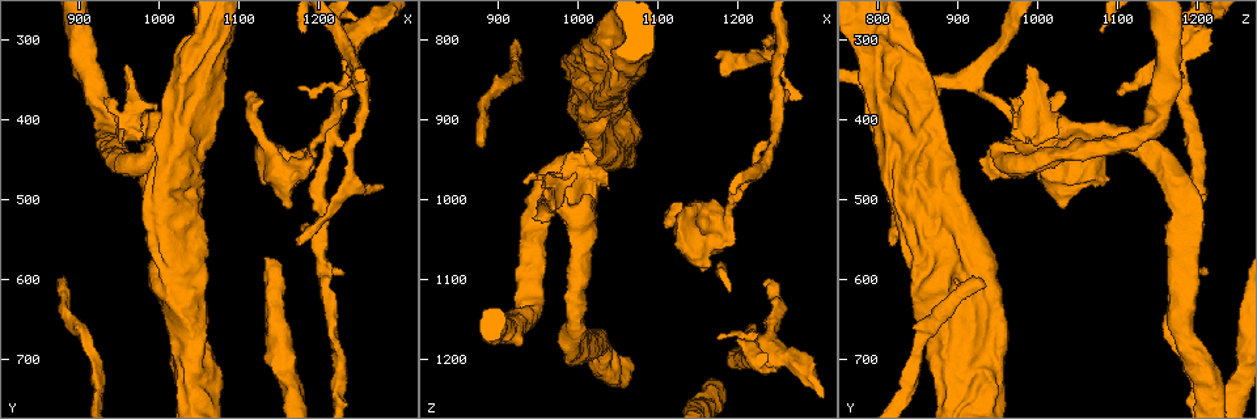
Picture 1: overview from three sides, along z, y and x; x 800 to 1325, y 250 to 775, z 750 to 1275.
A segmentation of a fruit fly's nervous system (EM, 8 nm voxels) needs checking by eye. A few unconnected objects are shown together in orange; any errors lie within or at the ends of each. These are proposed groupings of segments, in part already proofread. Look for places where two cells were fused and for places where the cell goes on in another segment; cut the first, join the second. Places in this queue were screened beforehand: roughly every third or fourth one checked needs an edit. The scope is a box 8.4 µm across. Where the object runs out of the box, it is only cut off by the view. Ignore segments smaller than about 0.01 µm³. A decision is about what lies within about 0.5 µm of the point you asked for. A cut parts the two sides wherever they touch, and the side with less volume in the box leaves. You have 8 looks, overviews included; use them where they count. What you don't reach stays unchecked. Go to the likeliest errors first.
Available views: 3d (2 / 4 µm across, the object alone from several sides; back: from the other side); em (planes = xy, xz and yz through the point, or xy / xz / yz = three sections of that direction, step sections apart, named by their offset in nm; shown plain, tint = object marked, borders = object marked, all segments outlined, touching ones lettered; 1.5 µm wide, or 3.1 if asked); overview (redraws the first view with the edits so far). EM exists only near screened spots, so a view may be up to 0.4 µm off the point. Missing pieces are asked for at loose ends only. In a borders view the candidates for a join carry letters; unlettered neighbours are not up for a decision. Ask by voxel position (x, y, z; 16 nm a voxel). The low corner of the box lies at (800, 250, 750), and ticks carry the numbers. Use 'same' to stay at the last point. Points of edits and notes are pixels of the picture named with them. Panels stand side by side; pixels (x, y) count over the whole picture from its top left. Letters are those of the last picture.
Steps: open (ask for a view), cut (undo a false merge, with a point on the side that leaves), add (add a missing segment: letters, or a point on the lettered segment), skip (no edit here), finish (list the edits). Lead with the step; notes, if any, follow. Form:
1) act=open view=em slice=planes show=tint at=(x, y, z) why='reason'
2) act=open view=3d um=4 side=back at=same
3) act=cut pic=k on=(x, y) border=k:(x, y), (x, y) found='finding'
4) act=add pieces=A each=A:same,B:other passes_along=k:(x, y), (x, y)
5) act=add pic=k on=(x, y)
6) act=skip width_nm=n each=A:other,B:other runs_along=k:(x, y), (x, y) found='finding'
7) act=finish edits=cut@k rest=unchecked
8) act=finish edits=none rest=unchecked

act=open view=3d um=4 at=(875, 610, 935) why='free end'

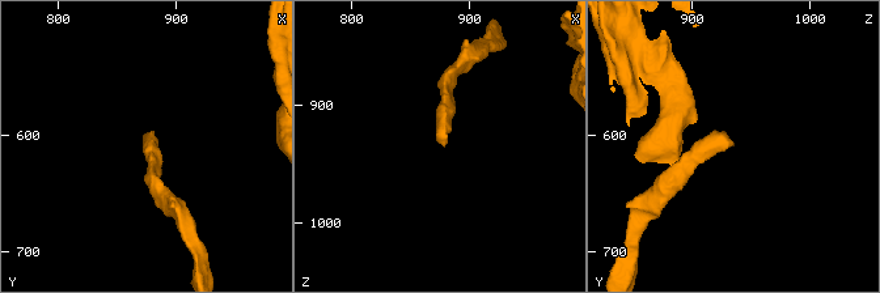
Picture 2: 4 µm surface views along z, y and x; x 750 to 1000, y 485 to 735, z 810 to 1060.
act=open view=em slice=planes show=borders at=(878, 606, 932)

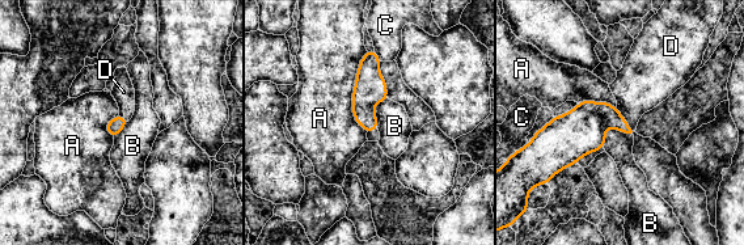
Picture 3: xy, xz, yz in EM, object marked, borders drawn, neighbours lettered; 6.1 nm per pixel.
act=add pieces=D each=A:other,B:other,C:other,D:same passes_along=3:(586, 125), (625, 119), (642, 83) found='it goes on there'

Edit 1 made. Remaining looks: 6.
act=open view=em slice=planes show=borders at=(1235, 365, 1095) why='an open end'

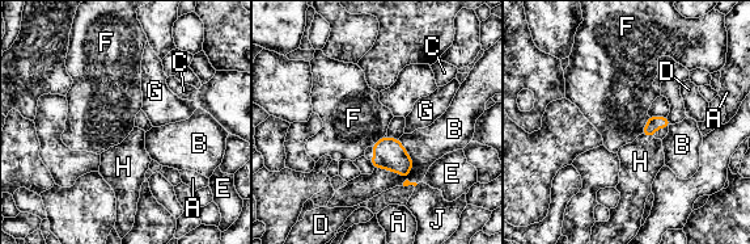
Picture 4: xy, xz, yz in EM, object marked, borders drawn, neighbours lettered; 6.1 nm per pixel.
act=add pieces=H each=A:other,B:other,C:other,D:other,E:other,F:other,G:other,H:same,J:other passes_along=4:(653, 123), (647, 135), (640, 162) found='the cell continues'

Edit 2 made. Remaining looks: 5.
act=open view=overview

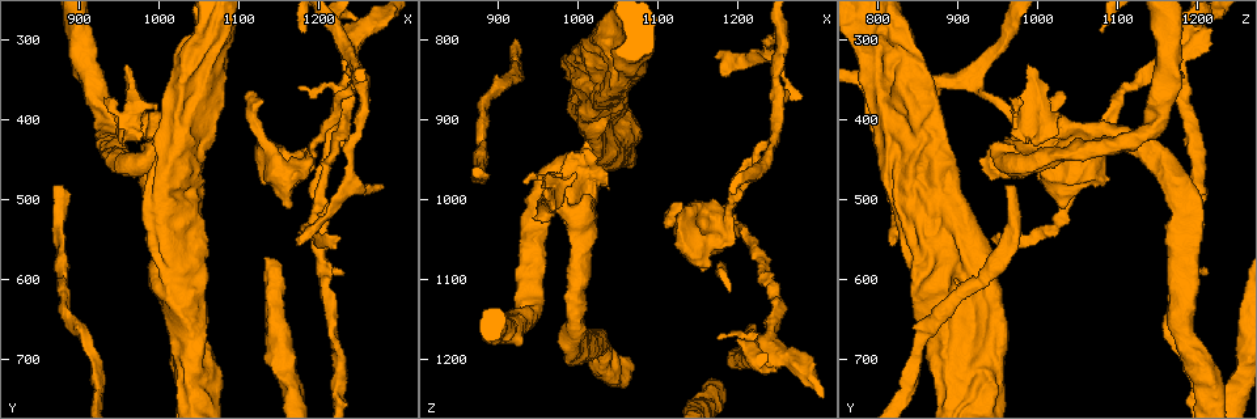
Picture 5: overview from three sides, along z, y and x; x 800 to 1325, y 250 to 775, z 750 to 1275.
act=open view=3d um=4 at=(875, 485, 960) why='free end'

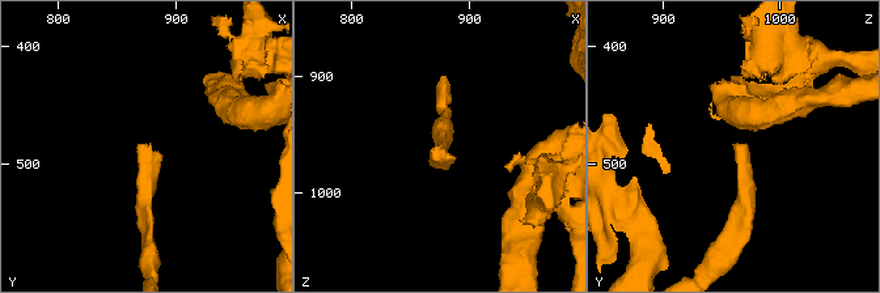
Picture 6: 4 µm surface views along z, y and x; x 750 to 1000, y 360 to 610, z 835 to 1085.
act=open view=em slice=xy step=4 show=tint at=(868, 482, 964) why='need the tissue'

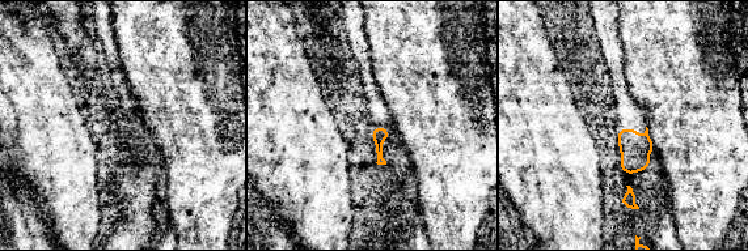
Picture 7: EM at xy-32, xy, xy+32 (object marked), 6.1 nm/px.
act=open view=em slice=xz step=8 show=borders at=same

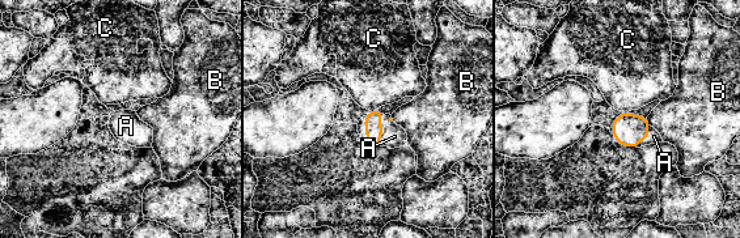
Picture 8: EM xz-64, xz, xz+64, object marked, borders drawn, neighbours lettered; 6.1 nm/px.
act=add pieces=A each=A:same,B:other,C:other passes_along=8:(373, 130), (381, 128), (394, 136) found='the cell continues'

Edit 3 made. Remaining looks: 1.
act=finish edits=add@3,add@4,add@8 rest=unchecked

